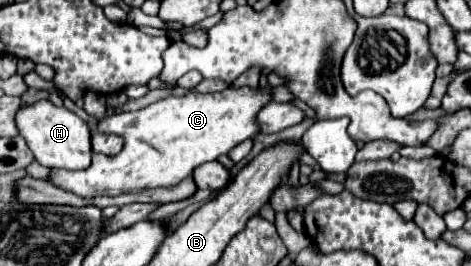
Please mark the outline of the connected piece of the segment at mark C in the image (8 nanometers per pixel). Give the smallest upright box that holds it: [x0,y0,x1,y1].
[49,87,271,197]

